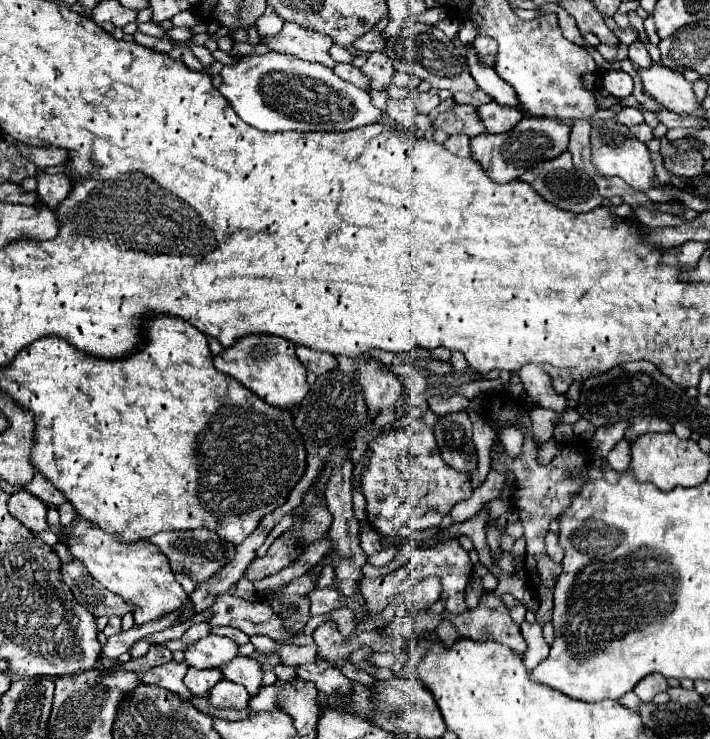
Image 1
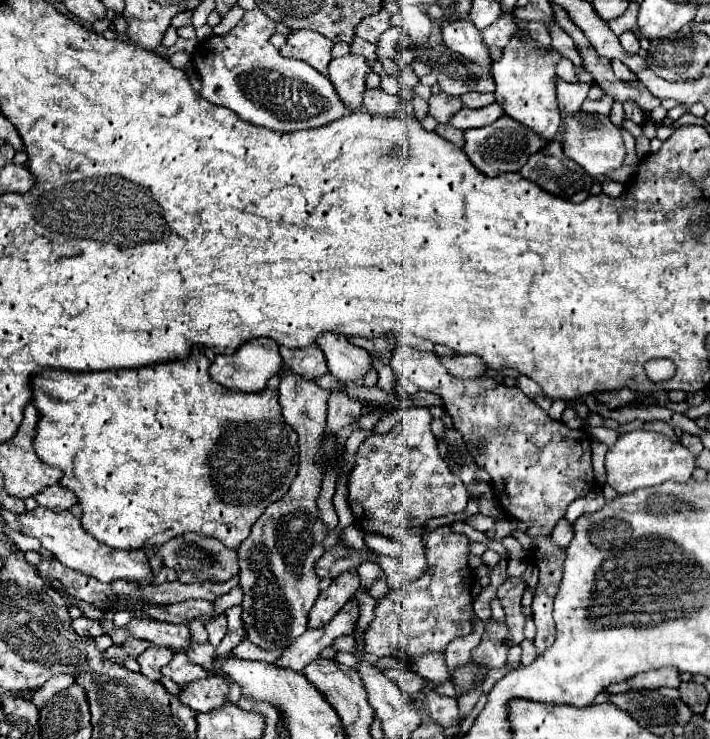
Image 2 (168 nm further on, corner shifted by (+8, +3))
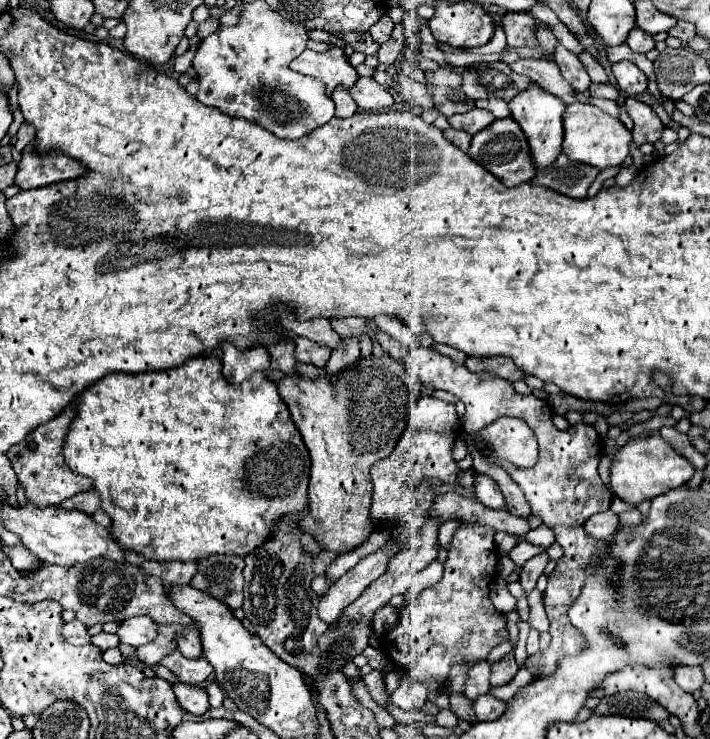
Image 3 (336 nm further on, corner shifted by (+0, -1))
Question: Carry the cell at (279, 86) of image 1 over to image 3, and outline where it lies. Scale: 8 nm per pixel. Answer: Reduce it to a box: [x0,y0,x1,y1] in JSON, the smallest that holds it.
[193,1,335,139]

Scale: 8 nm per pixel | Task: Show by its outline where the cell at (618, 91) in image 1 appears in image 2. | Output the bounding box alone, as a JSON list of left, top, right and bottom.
[611,61,637,81]

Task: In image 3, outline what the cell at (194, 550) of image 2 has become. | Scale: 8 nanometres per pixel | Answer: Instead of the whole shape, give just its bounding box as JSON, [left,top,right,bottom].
[191,555,243,609]

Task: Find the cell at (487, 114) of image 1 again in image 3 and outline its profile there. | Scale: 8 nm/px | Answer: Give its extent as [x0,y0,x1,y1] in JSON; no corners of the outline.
[449,109,495,135]

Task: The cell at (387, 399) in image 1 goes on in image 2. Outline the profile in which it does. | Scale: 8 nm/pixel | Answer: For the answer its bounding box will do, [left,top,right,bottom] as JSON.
[317,333,371,383]

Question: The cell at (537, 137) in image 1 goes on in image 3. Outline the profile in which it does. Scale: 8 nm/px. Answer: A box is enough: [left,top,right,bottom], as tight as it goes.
[469,117,535,187]

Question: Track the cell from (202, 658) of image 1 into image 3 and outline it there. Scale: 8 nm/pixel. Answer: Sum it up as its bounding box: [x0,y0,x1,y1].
[117,617,157,647]

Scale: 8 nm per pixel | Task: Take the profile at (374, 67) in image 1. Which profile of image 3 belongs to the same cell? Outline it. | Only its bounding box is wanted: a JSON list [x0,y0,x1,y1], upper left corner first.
[337,33,379,55]

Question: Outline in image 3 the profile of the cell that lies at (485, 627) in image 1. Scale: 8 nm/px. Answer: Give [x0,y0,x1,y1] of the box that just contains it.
[491,653,519,687]

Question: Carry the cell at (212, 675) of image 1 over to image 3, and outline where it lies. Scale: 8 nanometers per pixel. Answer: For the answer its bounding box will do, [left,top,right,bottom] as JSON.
[161,651,213,687]

